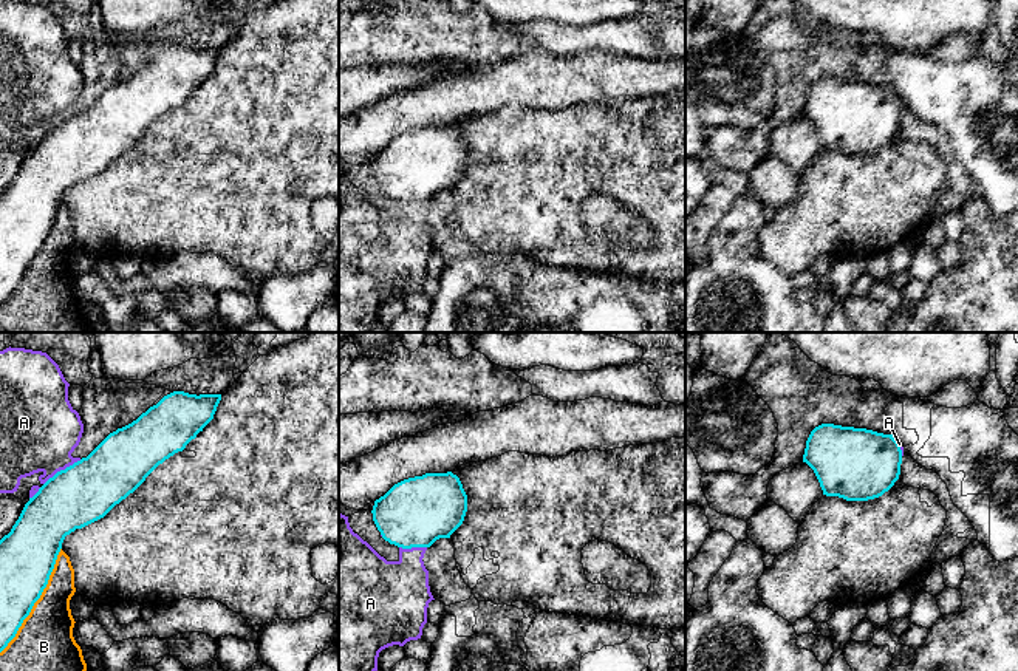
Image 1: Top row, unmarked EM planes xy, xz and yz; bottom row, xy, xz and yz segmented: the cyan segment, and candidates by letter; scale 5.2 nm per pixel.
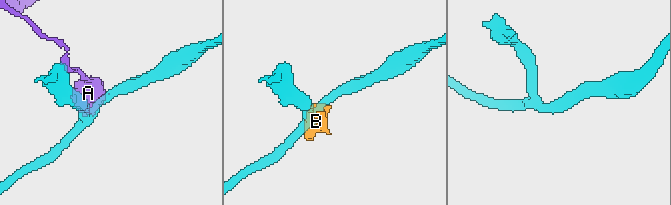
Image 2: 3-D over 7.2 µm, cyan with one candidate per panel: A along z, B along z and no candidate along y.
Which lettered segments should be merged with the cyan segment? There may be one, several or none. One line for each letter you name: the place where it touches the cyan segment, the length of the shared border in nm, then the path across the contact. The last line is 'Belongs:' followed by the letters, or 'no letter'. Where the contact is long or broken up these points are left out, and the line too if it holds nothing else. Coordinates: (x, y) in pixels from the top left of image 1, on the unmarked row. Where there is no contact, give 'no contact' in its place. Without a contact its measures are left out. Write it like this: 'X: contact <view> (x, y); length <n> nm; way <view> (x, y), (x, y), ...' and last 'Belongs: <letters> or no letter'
Belongs: no letter

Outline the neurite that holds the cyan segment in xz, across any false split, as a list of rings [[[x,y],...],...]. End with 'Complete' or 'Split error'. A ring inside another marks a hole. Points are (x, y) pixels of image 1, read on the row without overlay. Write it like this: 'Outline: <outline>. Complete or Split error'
Outline: [[[452,125],[404,133],[376,153],[371,164],[382,192],[402,203],[450,192],[466,165],[467,148]]]. Complete

